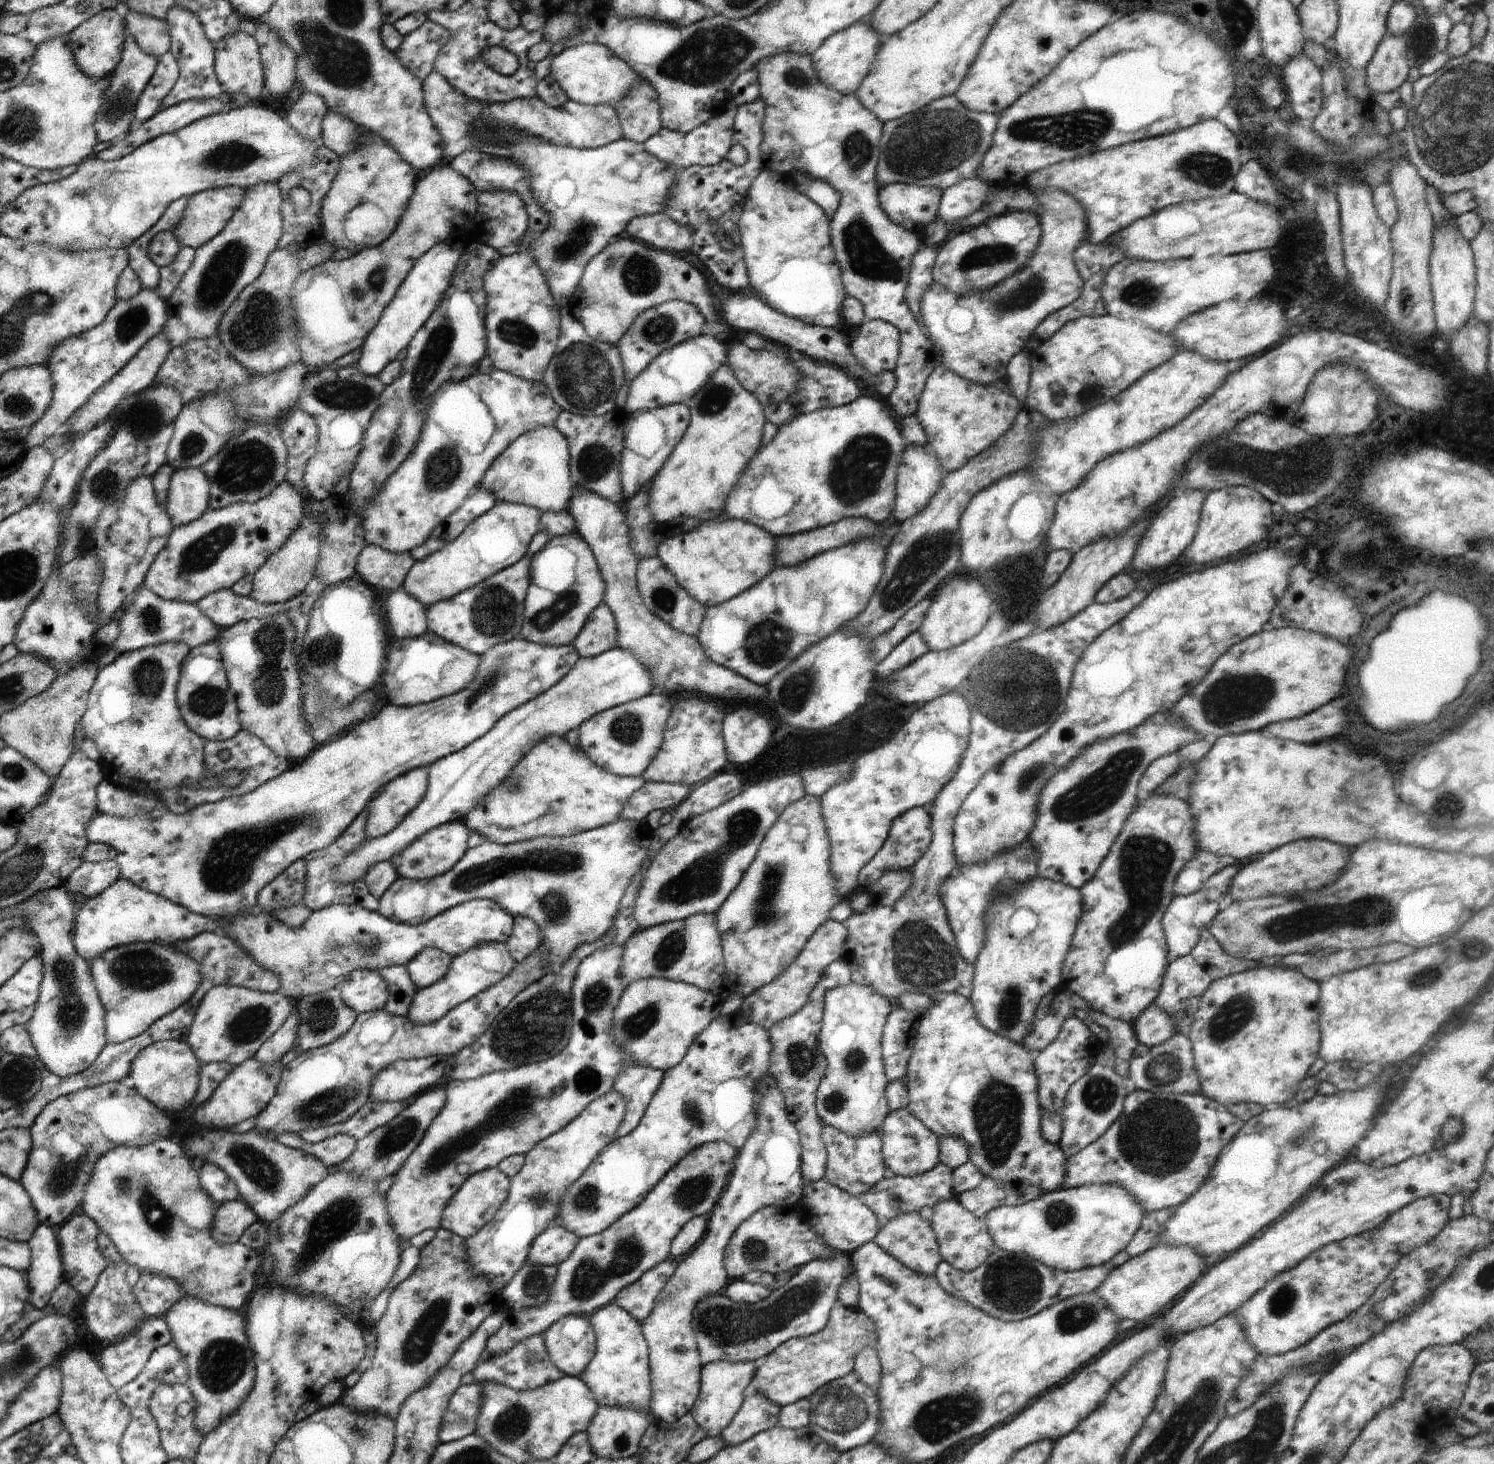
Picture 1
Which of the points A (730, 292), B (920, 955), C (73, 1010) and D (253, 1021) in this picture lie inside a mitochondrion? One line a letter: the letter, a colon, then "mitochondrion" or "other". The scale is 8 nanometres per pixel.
A: other
B: mitochondrion
C: mitochondrion
D: mitochondrion

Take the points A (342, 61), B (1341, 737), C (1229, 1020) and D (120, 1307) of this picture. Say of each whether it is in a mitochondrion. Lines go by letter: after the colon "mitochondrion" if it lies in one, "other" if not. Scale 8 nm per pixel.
A: mitochondrion
B: other
C: mitochondrion
D: mitochondrion

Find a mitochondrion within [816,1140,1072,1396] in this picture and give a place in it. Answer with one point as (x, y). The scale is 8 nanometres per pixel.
(1013, 1284)

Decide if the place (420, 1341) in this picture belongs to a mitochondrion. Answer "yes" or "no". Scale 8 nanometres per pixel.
yes

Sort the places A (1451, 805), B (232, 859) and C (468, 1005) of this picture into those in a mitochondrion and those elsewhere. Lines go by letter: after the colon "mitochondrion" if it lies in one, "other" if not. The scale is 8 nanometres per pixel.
A: mitochondrion
B: mitochondrion
C: other

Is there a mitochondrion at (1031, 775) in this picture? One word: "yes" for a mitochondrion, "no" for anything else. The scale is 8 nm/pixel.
yes

